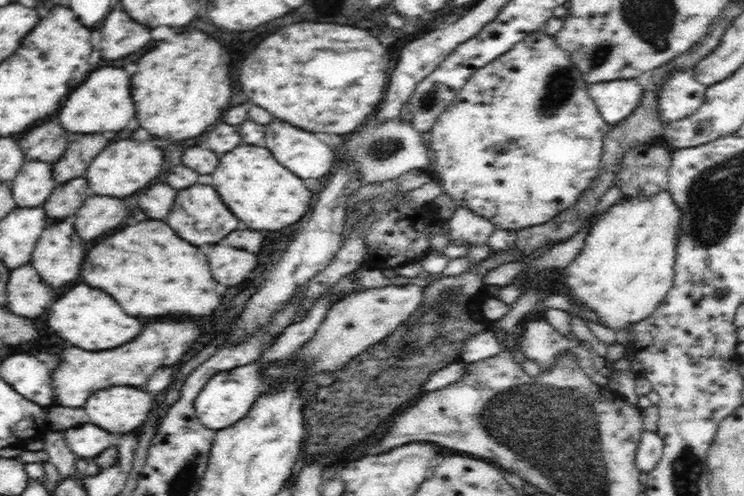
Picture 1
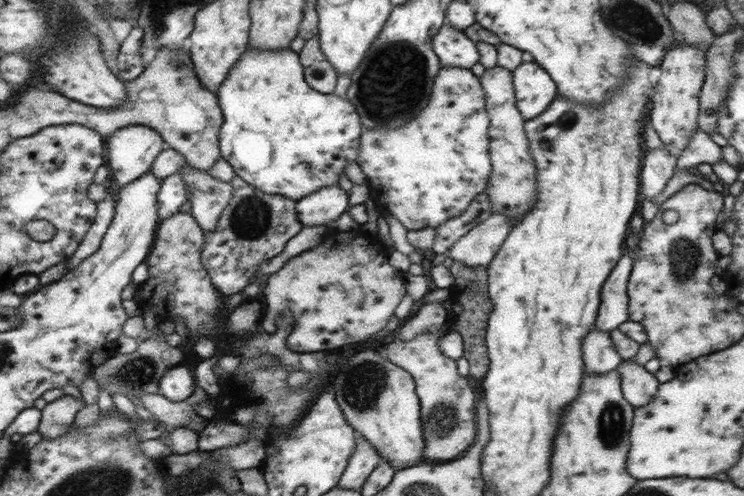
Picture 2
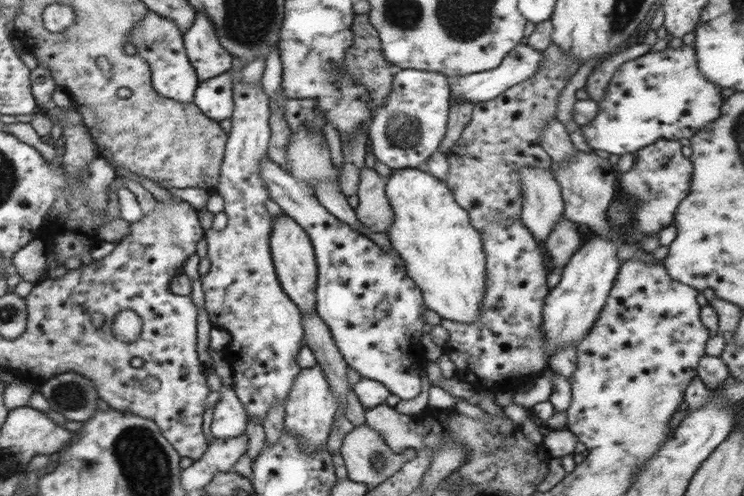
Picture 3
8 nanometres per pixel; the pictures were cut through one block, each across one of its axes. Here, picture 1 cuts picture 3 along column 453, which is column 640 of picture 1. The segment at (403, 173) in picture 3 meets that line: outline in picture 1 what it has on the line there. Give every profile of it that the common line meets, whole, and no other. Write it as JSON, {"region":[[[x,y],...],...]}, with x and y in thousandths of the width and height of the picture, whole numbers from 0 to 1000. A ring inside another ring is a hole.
{"region":[[[898,383],[872,397],[858,393],[836,401],[816,425],[792,456],[784,488],[785,496],[778,504],[777,516],[755,544],[754,560],[766,603],[782,623],[798,625],[805,653],[828,667],[871,641],[903,581],[909,492],[911,492],[909,484],[911,484],[911,468],[915,466],[918,429],[906,409],[903,389]]]}

